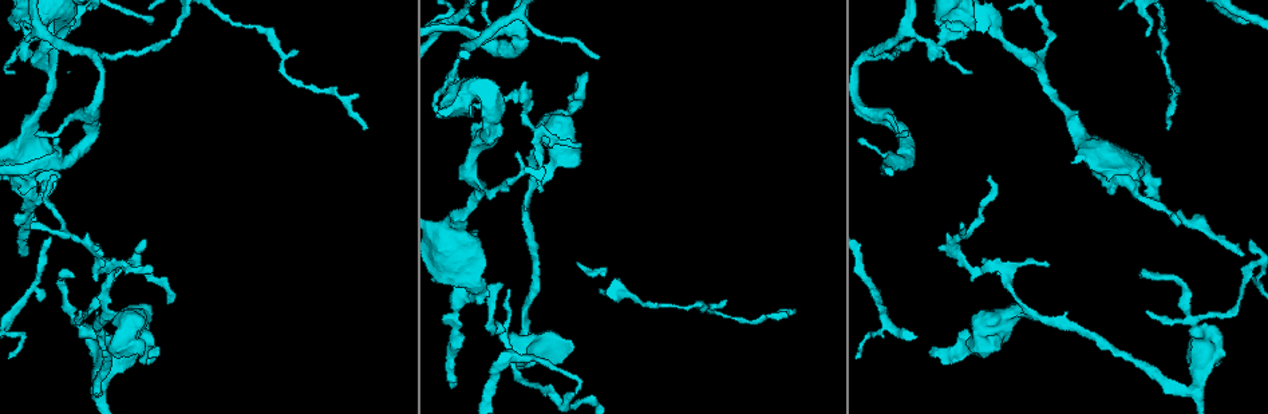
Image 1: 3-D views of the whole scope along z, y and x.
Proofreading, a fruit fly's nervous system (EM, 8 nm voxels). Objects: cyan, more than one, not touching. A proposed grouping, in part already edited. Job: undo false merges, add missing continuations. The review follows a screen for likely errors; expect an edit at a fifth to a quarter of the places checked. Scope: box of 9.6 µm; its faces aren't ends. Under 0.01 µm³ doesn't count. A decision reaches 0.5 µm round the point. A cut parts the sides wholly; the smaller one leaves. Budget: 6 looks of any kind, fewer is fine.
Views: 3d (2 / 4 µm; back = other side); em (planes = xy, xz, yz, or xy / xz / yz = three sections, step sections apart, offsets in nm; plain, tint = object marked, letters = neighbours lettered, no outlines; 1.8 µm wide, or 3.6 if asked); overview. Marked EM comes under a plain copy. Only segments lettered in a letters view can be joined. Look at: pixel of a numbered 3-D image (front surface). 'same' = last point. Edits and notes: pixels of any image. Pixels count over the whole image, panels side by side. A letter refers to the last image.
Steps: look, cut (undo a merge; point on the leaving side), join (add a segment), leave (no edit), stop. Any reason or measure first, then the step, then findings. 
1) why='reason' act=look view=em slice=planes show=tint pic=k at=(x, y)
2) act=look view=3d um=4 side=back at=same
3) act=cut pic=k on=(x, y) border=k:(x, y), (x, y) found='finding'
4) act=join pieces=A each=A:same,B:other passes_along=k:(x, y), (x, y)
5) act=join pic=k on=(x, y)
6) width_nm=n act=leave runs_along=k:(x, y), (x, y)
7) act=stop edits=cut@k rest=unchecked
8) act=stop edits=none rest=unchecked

why='branch stops here' act=look view=3d um=4 pic=1 at=(931, 354)

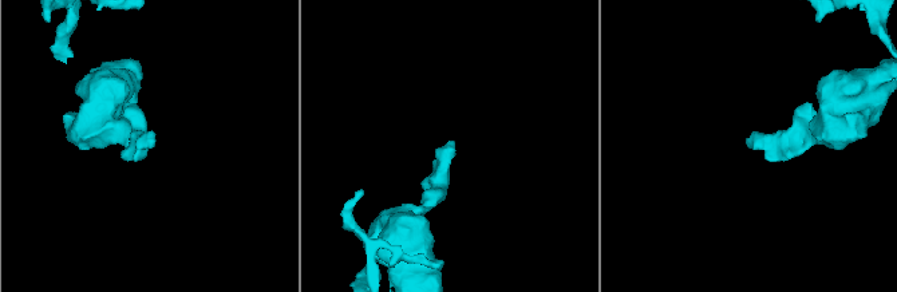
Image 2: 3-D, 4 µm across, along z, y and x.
why='need the tissue' act=look view=em slice=planes show=letters pic=2 at=(752, 146)

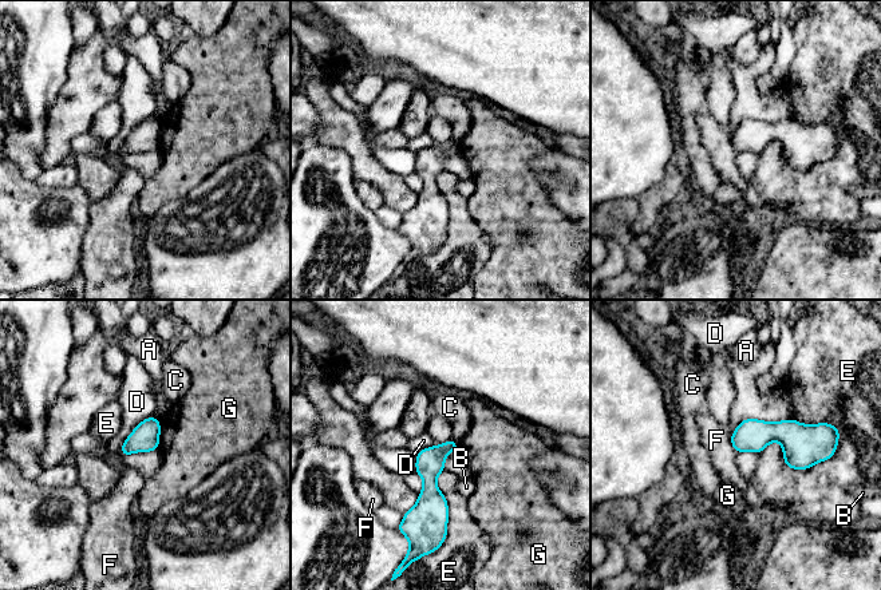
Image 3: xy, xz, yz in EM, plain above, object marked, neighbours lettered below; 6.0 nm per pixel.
width_nm=180 act=leave each=A:other,B:other,C:other,D:other,E:other,F:other,G:other found='none of them fits'

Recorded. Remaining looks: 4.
why='tapers out' act=look view=3d um=4 side=back pic=1 at=(365, 128)

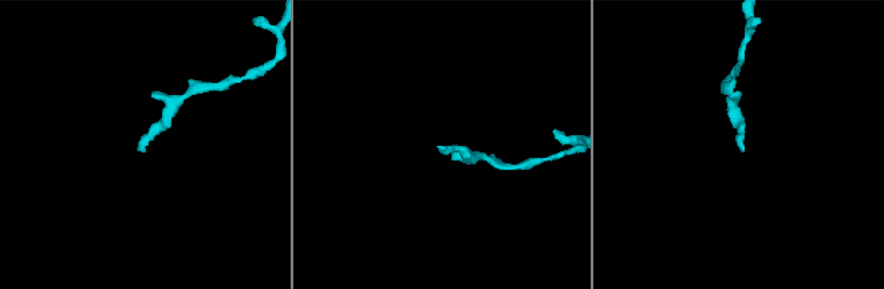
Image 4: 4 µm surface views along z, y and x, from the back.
why='now the EM' act=look view=em um=3.6 slice=planes show=letters pic=4 at=(744, 148)

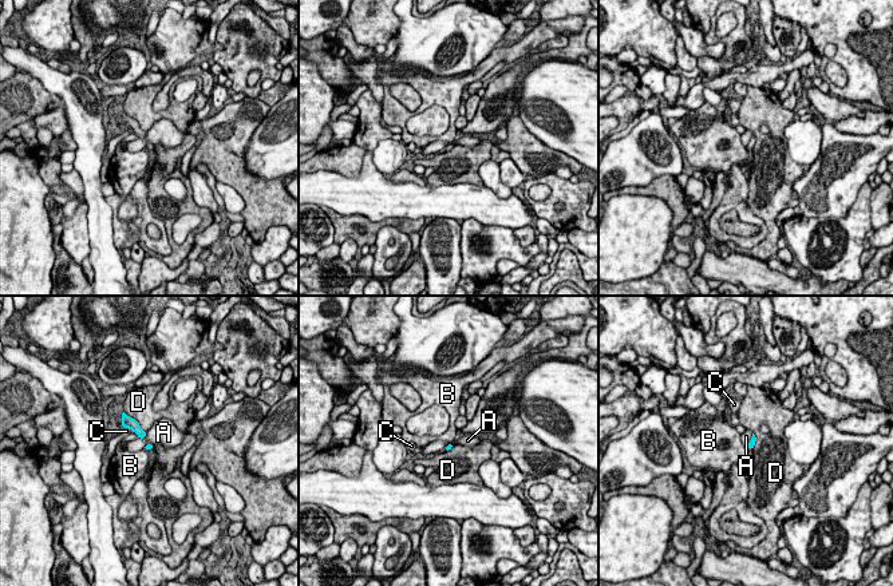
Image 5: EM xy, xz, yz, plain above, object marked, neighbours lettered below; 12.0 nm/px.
width_nm=70 act=leave each=A:other,B:other,C:other,D:other border=5:(753, 434), (746, 446) found='no lettered segment goes on from it'

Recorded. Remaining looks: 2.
why='an open end' act=look view=em um=3.6 slice=yz step=8 show=letters pic=1 at=(152, 15)

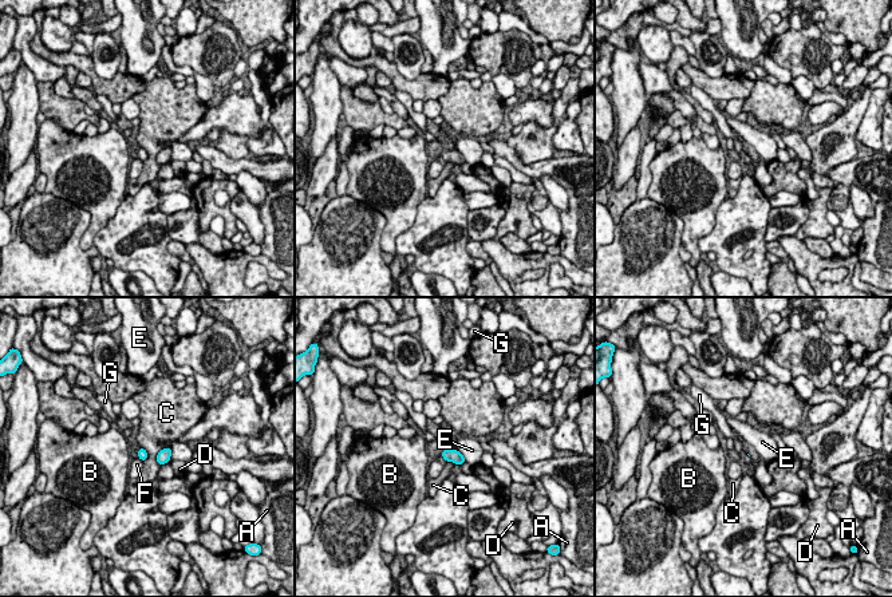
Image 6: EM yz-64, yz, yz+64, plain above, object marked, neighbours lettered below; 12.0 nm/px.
act=leave each=A:other,B:other,C:other,D:other,E:other,F:other,G:other border=6:(166, 446), (157, 454), (158, 465) found='no lettered segment goes on from it'

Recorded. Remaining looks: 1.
act=stop edits=none rest=unchecked

